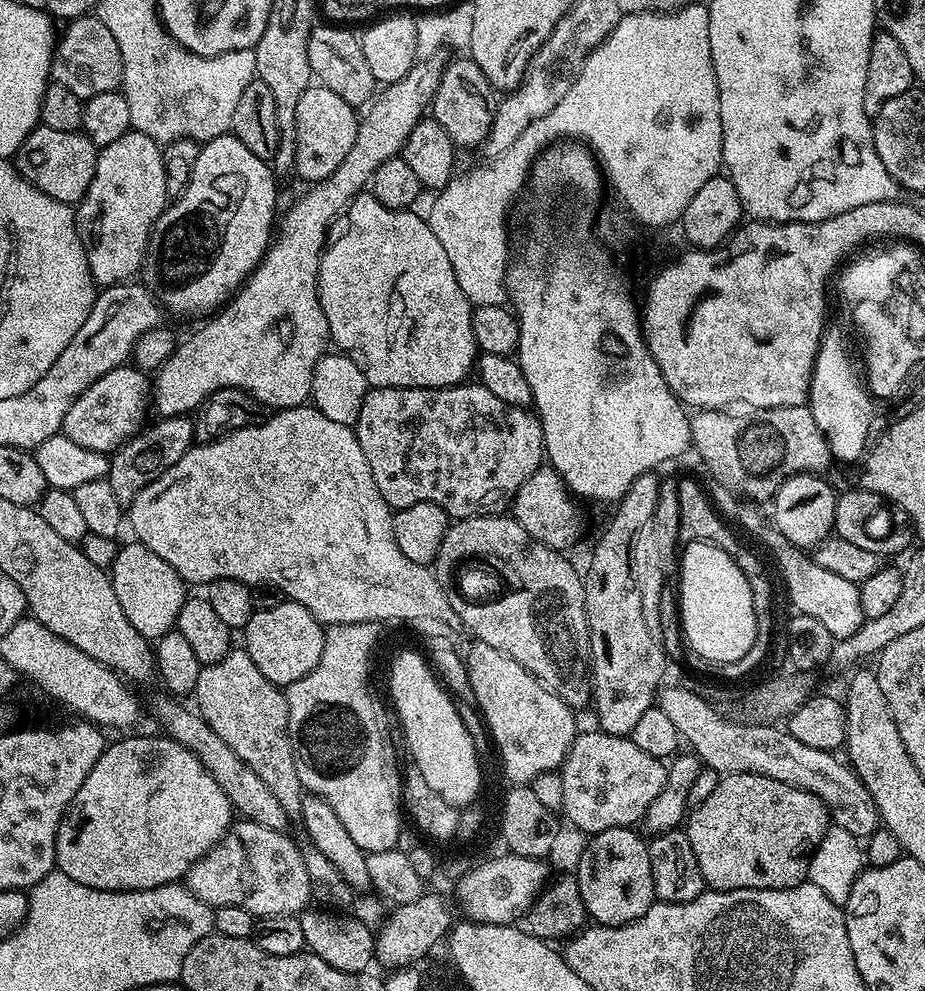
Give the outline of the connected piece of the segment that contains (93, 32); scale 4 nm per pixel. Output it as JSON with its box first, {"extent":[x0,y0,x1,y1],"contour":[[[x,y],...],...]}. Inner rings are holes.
{"extent":[51,14,124,101],"contour":[[[85,14],[82,16],[77,16],[75,18],[69,19],[67,21],[68,24],[62,31],[59,33],[58,39],[56,41],[56,50],[52,53],[52,74],[51,79],[55,81],[57,84],[61,84],[62,86],[67,86],[70,91],[74,94],[78,94],[80,99],[85,101],[89,100],[94,94],[106,94],[107,92],[115,92],[117,89],[121,87],[123,78],[124,78],[124,67],[122,66],[122,54],[118,50],[118,42],[114,42],[114,34],[110,34],[110,30],[106,30],[106,26],[102,26],[102,22],[100,21],[100,17],[95,14]]]}

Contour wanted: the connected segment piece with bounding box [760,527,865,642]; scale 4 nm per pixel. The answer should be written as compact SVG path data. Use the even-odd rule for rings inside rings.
M768 528L761 530L760 540L766 547L776 548L776 564L780 567L781 578L788 583L788 596L796 607L795 611L818 618L818 622L822 622L822 626L830 630L833 641L850 638L850 634L854 634L854 630L858 630L858 626L865 622L860 585L818 566L818 562L811 558L805 549L795 548L786 538L782 538L779 532Z

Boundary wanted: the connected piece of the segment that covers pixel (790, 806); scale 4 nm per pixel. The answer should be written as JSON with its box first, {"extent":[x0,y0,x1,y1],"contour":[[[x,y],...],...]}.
{"extent":[686,774,829,892],"contour":[[[758,774],[721,775],[710,798],[695,805],[686,816],[686,831],[694,858],[698,858],[698,870],[702,870],[705,885],[718,892],[743,888],[793,888],[805,883],[808,861],[829,827],[828,808],[814,794]]]}

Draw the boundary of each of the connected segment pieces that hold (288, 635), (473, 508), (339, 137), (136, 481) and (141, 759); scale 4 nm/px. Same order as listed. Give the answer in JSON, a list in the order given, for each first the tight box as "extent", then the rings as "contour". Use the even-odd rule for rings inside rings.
[{"extent":[242,598,325,686],"contour":[[[285,598],[278,606],[256,608],[250,622],[242,630],[242,647],[248,652],[254,664],[270,682],[287,686],[306,678],[322,658],[325,625],[298,602]]]},{"extent":[354,382,544,520],"contour":[[[479,382],[456,384],[452,388],[372,388],[365,394],[361,409],[354,423],[354,431],[358,438],[358,446],[362,446],[362,454],[366,454],[366,462],[370,462],[370,474],[374,474],[374,482],[378,482],[378,490],[382,498],[394,510],[414,506],[418,502],[434,502],[449,517],[465,520],[471,516],[494,516],[503,513],[516,497],[517,490],[534,474],[534,470],[542,467],[544,455],[544,431],[539,419],[528,408],[510,406],[510,402],[502,402],[486,386]]]},{"extent":[295,86,358,185],"contour":[[[309,86],[306,94],[298,101],[296,111],[296,166],[295,175],[308,180],[309,185],[319,184],[330,178],[342,158],[350,154],[350,146],[354,146],[354,138],[358,134],[357,109],[348,104],[343,98],[338,98],[334,90],[326,90],[319,86]]]},{"extent":[106,415,193,506],"contour":[[[187,415],[165,416],[155,422],[157,424],[149,423],[137,432],[127,444],[117,448],[111,457],[106,478],[114,490],[114,498],[118,498],[121,506],[131,504],[143,488],[166,474],[166,470],[170,470],[170,466],[174,466],[178,458],[182,458],[182,454],[186,454],[193,447],[192,420]]]},{"extent":[56,734,234,892],"contour":[[[128,734],[117,744],[109,743],[105,747],[104,753],[98,758],[98,762],[94,766],[94,770],[90,770],[90,774],[86,774],[86,782],[82,782],[82,786],[78,790],[78,794],[74,794],[72,804],[66,810],[66,814],[62,818],[62,822],[58,826],[58,834],[56,835],[56,868],[62,874],[70,874],[70,878],[74,878],[74,882],[82,882],[82,886],[90,886],[91,888],[97,888],[98,890],[110,890],[111,892],[137,892],[138,890],[150,890],[151,888],[157,888],[163,884],[174,884],[183,881],[187,877],[188,871],[197,864],[197,862],[203,858],[214,845],[220,843],[223,840],[225,834],[234,823],[234,809],[232,804],[226,798],[226,794],[222,790],[222,786],[218,786],[218,782],[214,782],[214,778],[206,770],[206,766],[202,766],[200,759],[194,755],[190,750],[186,750],[186,746],[182,746],[177,740],[172,740],[166,734],[159,734],[160,736],[132,736],[136,734]]]}]

